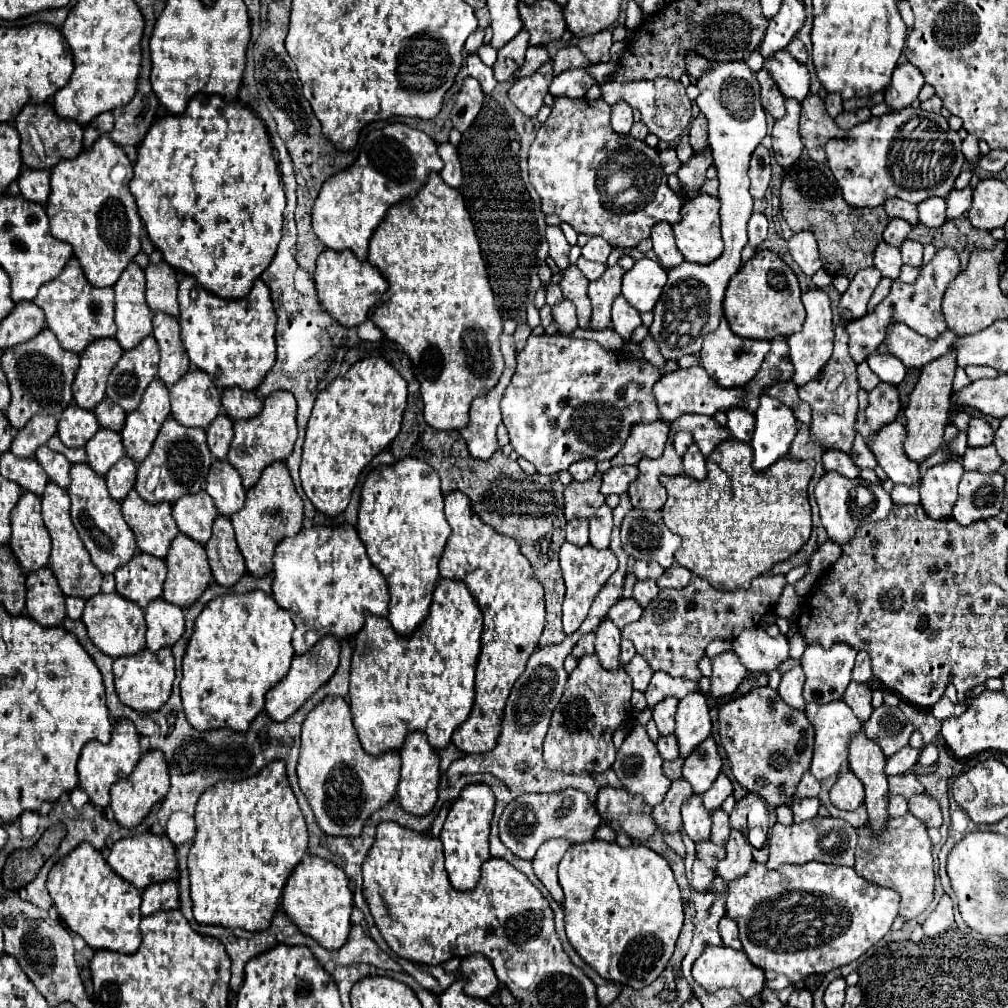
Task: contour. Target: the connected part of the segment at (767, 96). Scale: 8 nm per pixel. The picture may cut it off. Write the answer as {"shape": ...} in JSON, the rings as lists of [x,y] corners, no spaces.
{"shape":[[[761,69],[757,73],[757,81],[761,85],[761,103],[763,103],[763,109],[773,119],[781,119],[785,115],[785,111],[783,111],[783,93],[777,89],[775,81],[771,79],[771,75],[765,69]]]}

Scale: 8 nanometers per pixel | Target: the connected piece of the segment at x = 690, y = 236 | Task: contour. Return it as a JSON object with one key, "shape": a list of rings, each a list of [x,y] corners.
{"shape":[[[697,193],[697,197],[689,199],[681,207],[681,221],[673,225],[673,233],[677,239],[677,247],[683,253],[685,261],[693,263],[711,263],[723,253],[723,239],[721,239],[721,219],[719,219],[719,201],[707,193]]]}

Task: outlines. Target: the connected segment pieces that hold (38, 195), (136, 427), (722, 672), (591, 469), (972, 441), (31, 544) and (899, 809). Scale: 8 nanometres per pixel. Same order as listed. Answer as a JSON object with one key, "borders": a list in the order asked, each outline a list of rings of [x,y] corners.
{"borders":[[[[23,169],[19,179],[19,189],[21,195],[27,197],[29,201],[37,201],[37,203],[45,203],[49,197],[49,171],[45,169]]],[[[153,379],[149,389],[143,393],[141,405],[133,413],[127,413],[125,429],[121,431],[125,453],[133,461],[141,463],[143,457],[151,451],[151,445],[169,413],[169,389],[163,381]]],[[[725,651],[713,657],[711,663],[713,663],[713,673],[709,677],[711,679],[709,697],[731,695],[747,675],[747,669],[741,665],[737,653],[733,651]]],[[[591,459],[577,461],[577,463],[573,463],[573,465],[569,467],[569,473],[571,473],[571,477],[573,477],[575,481],[587,481],[595,471],[597,471],[597,469],[595,469],[595,461],[591,461]]],[[[971,417],[969,431],[967,431],[967,443],[969,447],[985,447],[993,443],[993,429],[985,419]]],[[[23,493],[11,511],[11,549],[25,571],[37,571],[47,565],[51,539],[41,519],[41,499],[35,493]]],[[[897,795],[897,797],[891,797],[891,801],[888,803],[888,813],[891,817],[901,817],[903,813],[907,813],[907,799]]]]}

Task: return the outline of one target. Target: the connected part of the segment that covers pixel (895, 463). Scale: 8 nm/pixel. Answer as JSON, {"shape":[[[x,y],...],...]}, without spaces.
{"shape":[[[893,421],[871,437],[871,451],[895,485],[917,487],[921,463],[909,461],[909,457],[905,457],[903,443],[905,425],[901,421]]]}

